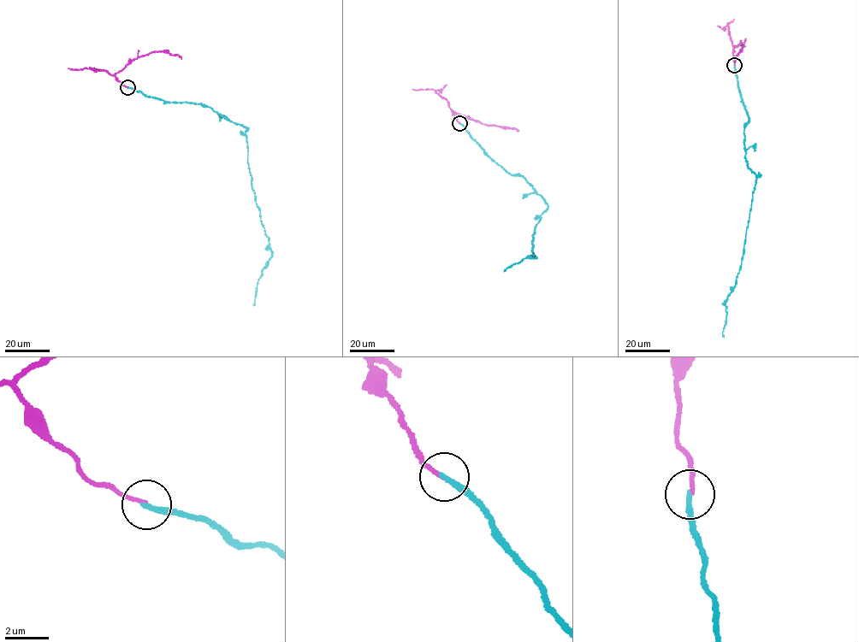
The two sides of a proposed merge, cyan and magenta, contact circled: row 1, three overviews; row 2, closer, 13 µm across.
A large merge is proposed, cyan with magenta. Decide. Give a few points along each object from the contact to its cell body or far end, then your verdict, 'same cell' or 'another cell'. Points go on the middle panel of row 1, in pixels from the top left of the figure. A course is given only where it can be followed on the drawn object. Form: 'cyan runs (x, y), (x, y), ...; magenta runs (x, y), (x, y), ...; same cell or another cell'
cyan runs (460, 123), (488, 156), (525, 178), (547, 206), (532, 236), (536, 257), (503, 271); magenta runs (460, 123), (453, 110), (487, 125), (518, 131); another cell

